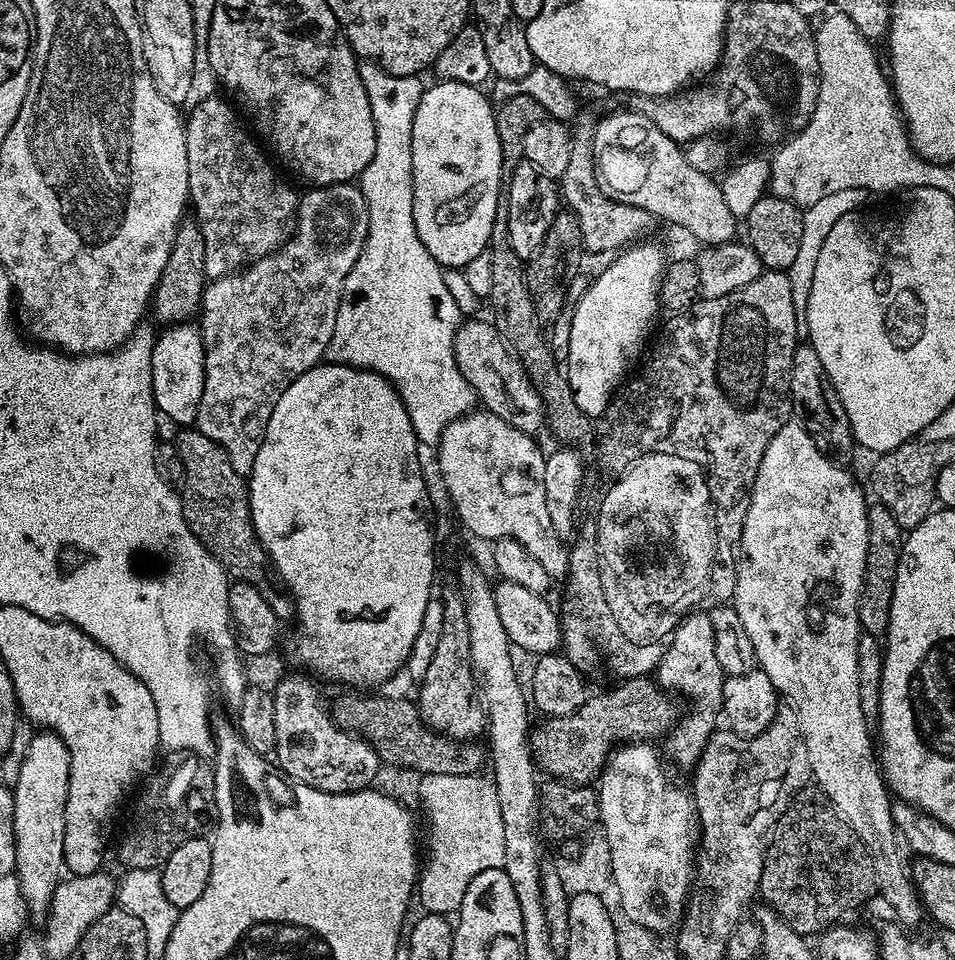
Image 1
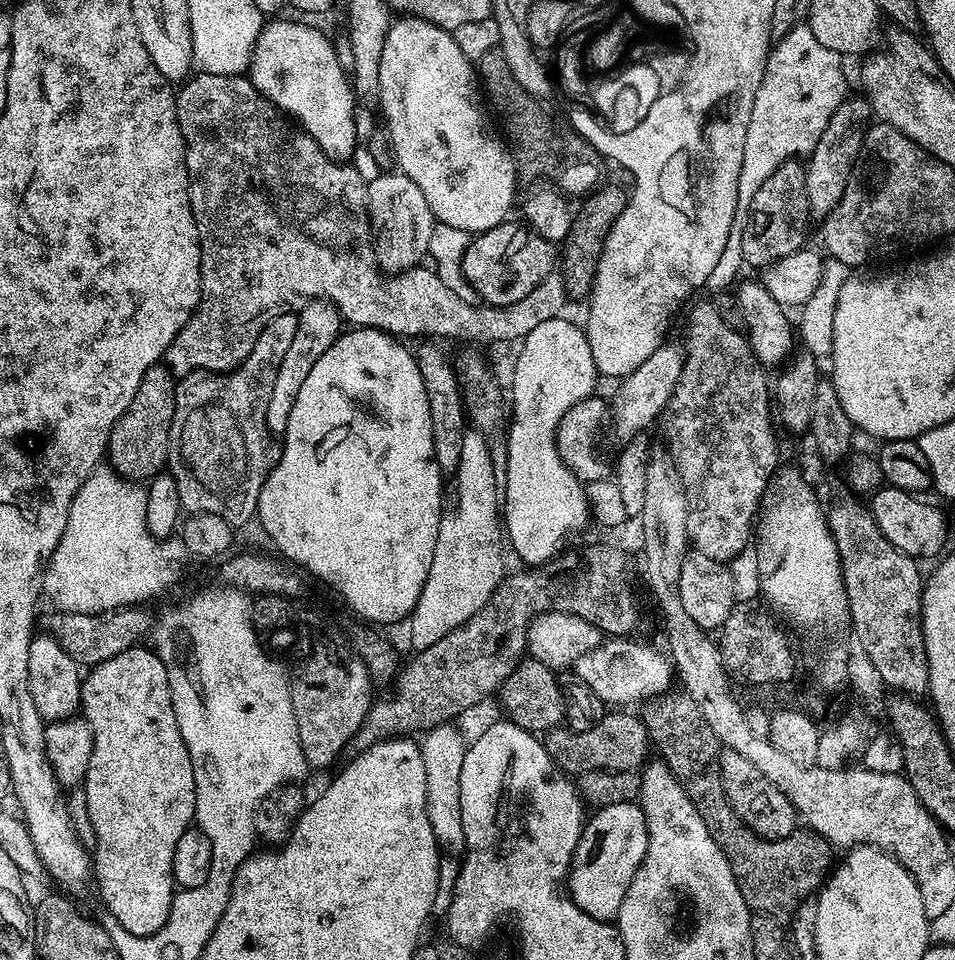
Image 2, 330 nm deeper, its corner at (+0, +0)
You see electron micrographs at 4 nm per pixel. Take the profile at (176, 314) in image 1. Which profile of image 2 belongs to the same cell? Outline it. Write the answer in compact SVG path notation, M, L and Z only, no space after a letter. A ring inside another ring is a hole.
M163 363L150 366L130 398L130 406L120 417L108 439L107 459L125 480L148 482L165 471L171 442L171 422L176 409L177 377Z

